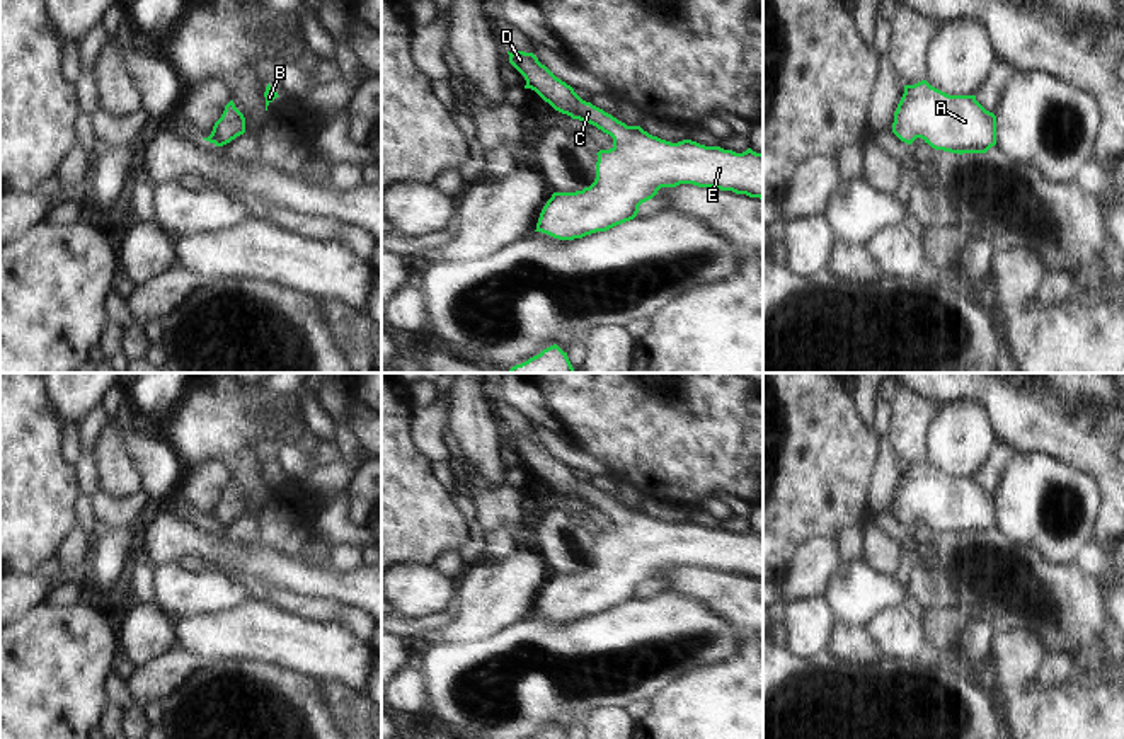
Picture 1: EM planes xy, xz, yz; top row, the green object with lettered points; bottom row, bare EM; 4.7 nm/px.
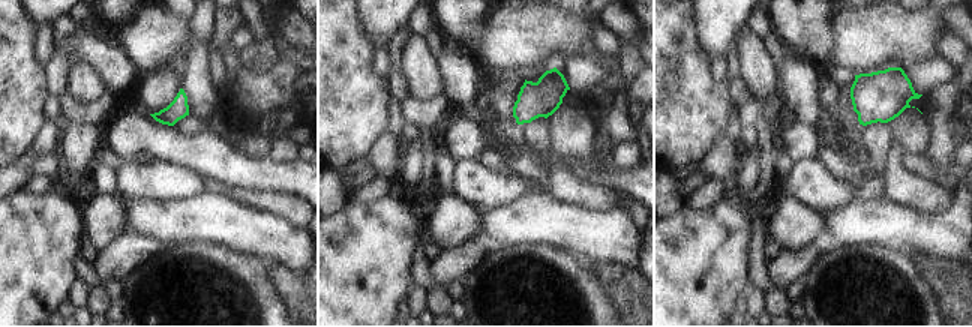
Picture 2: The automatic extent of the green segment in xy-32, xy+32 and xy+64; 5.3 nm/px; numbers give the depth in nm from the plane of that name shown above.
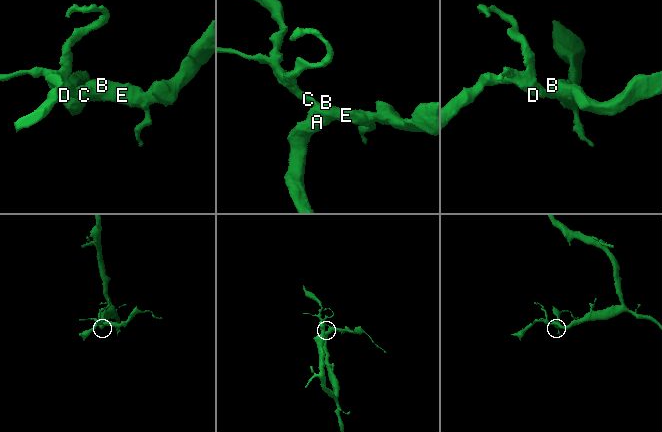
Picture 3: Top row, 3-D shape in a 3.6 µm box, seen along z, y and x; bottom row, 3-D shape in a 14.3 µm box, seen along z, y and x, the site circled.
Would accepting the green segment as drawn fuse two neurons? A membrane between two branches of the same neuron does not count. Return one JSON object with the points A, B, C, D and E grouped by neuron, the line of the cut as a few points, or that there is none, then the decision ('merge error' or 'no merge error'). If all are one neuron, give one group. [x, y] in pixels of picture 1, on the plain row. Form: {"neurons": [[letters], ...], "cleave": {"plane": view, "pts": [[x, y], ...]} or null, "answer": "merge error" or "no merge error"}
{"neurons": [["A", "B", "C", "D", "E"]], "cleave": null, "answer": "no merge error"}

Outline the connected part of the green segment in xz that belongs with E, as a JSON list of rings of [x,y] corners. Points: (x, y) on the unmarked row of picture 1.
[[[509,434],[509,444],[525,458],[525,470],[535,472],[555,492],[589,504],[613,519],[610,531],[599,531],[596,560],[576,574],[553,574],[543,587],[536,611],[559,622],[574,622],[606,613],[637,598],[639,587],[652,581],[661,569],[693,565],[717,569],[763,581],[763,535],[748,530],[743,535],[720,528],[705,528],[691,521],[671,524],[649,516],[640,507],[627,507],[603,490],[582,482],[571,467],[557,460],[533,434]]]

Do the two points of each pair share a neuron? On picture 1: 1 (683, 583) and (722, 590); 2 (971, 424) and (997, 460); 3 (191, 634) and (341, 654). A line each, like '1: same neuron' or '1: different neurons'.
1: same neuron
2: different neurons
3: same neuron

